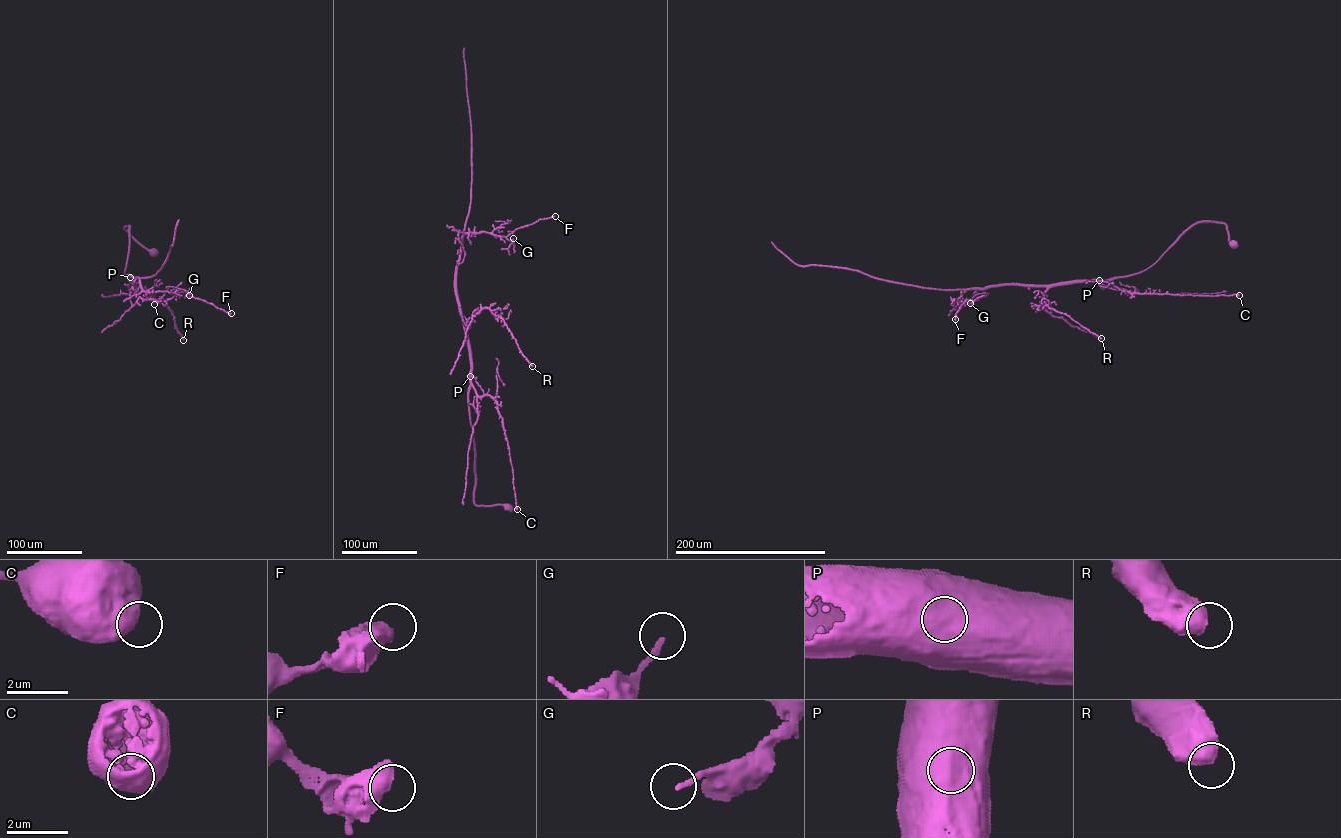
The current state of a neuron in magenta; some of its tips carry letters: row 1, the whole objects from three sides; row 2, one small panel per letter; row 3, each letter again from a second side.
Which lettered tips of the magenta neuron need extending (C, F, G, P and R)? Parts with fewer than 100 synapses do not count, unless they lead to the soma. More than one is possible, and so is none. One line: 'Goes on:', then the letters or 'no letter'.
Goes on: no letter

